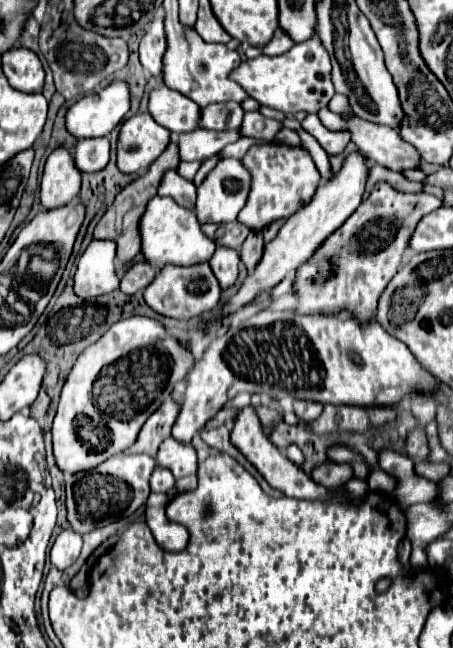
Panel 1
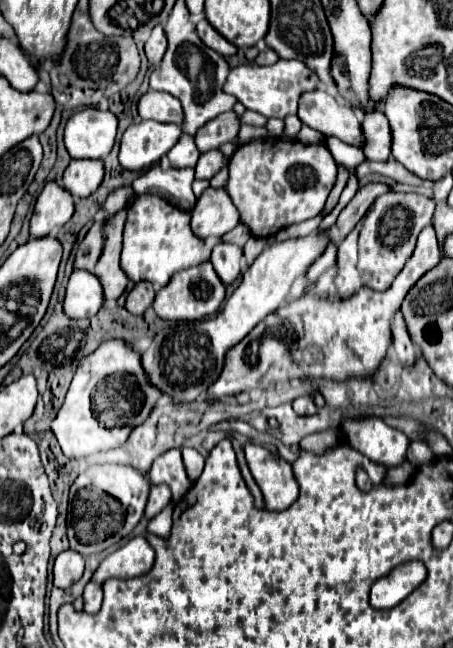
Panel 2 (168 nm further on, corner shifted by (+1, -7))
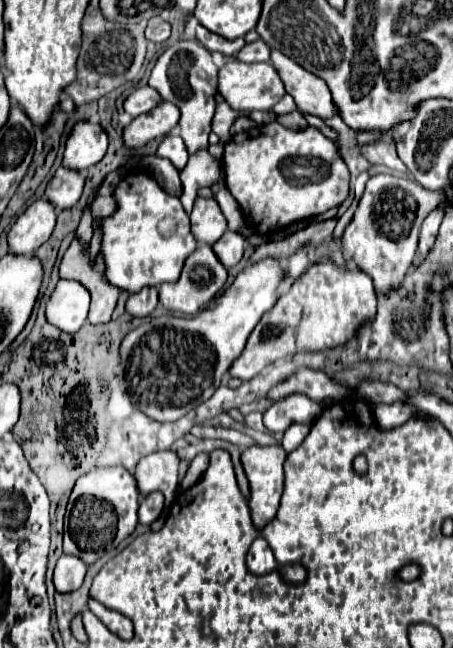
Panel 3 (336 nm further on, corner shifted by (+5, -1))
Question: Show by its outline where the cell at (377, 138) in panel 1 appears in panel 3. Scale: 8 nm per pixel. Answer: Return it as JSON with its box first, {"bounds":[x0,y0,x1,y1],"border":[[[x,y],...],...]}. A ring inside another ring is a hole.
{"bounds":[271,50,337,118],"border":[[[271,50],[271,64],[275,66],[275,70],[279,70],[287,94],[295,98],[295,104],[301,112],[319,118],[331,118],[337,114],[337,108],[331,100],[331,92],[321,78],[307,72],[277,50]]]}

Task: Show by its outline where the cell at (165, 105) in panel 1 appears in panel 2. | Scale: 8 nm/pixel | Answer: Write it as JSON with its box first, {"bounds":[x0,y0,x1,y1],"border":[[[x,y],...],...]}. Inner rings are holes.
{"bounds":[139,90,183,124],"border":[[[149,90],[147,94],[141,96],[139,100],[139,116],[143,120],[157,120],[163,124],[183,124],[183,108],[179,100],[171,94]]]}

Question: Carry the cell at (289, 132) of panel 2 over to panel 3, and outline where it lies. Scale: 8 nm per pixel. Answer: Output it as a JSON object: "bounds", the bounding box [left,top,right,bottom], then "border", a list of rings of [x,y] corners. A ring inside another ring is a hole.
{"bounds":[273,94,297,114],"border":[[[285,94],[275,106],[273,106],[273,112],[275,114],[287,114],[287,112],[293,112],[297,106],[295,106],[295,102],[293,102],[293,98],[289,96],[289,94]]]}

